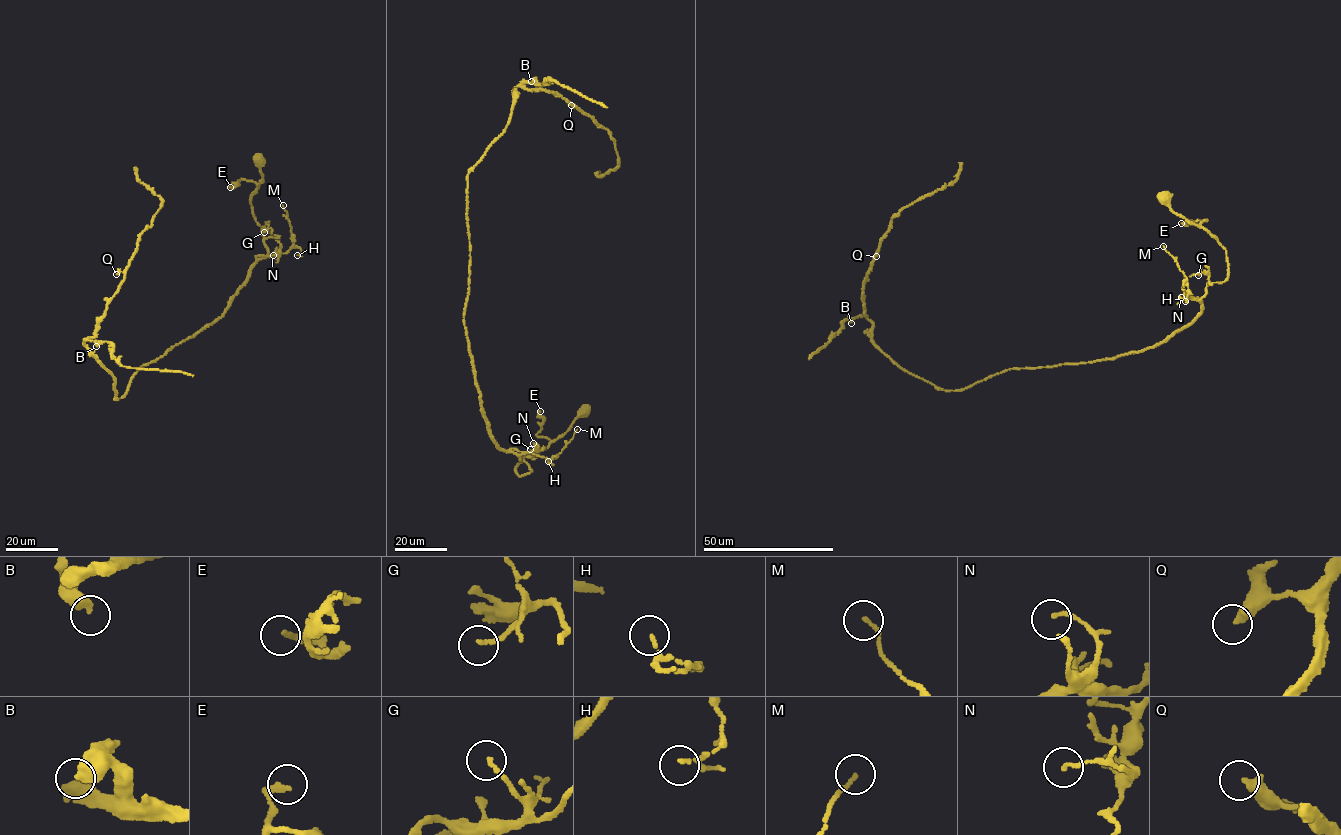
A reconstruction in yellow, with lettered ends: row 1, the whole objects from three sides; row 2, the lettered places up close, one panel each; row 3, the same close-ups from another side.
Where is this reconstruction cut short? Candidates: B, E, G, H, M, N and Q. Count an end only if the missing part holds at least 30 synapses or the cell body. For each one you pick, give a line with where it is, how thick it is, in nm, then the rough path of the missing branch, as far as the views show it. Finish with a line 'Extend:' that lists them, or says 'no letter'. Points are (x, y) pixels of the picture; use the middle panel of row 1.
Extend: no letter

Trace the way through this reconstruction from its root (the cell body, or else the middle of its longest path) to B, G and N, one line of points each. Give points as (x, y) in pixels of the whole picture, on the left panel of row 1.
B: (260, 159), (253, 215), (279, 237), (223, 315), (117, 399), (86, 340), (96, 346)
G: (260, 159), (263, 176), (251, 197), (253, 215), (279, 237), (264, 237), (262, 230), (268, 228), (264, 232)
N: (260, 159), (263, 176), (250, 203), (255, 221), (279, 236), (264, 241), (267, 257), (279, 256), (273, 255)

